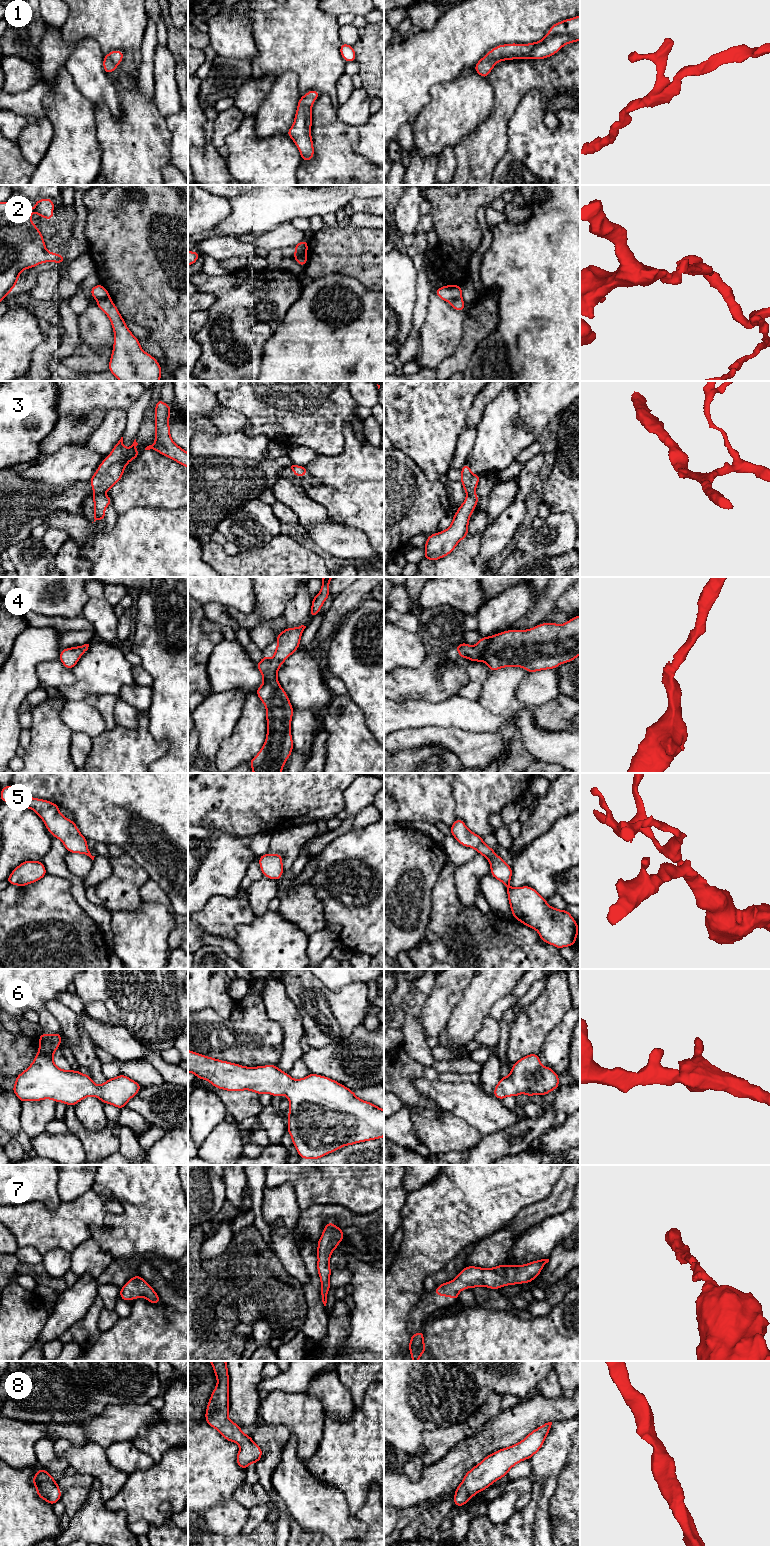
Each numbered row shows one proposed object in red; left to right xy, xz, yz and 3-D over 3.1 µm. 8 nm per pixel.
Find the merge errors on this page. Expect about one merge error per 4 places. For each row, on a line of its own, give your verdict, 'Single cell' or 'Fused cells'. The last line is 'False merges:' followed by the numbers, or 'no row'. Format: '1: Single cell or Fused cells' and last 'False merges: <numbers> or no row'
1: Single cell
2: Fused cells
3: Single cell
4: Single cell
5: Single cell
6: Single cell
7: Single cell
8: Single cell
False merges: 2

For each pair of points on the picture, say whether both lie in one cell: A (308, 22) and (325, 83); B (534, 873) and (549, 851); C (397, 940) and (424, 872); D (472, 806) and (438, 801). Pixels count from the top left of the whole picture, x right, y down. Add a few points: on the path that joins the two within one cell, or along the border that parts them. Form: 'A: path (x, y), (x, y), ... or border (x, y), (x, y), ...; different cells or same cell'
A: path (308, 37), (308, 44), (319, 64), (319, 68); same cell
B: path (535, 868), (547, 856); same cell
C: path (397, 923), (397, 899), (407, 889); same cell
D: border (452, 783), (454, 815), (456, 818); different cells

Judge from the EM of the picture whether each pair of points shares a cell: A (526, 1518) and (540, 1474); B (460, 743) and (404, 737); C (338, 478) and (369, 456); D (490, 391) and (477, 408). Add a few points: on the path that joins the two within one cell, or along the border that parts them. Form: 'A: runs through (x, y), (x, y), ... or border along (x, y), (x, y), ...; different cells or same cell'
A: border along (533, 1482), (538, 1482), (542, 1486), (538, 1506); different cells
B: runs through (446, 737), (418, 737); same cell
C: runs through (346, 470), (352, 464), (361, 462); same cell
D: runs through (487, 395), (480, 404); same cell

